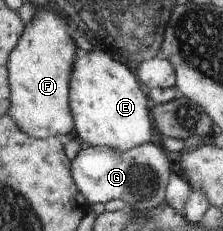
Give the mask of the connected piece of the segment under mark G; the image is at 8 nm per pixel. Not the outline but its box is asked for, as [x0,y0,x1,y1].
[71,141,171,210]

